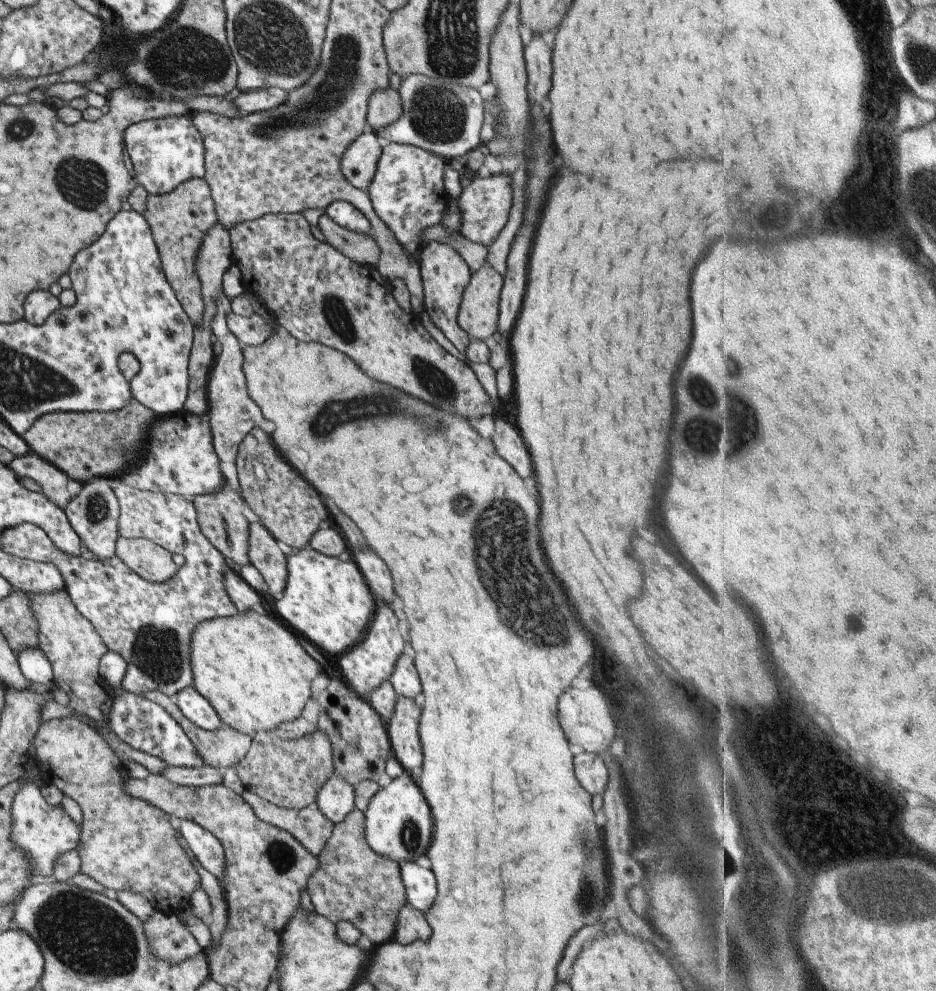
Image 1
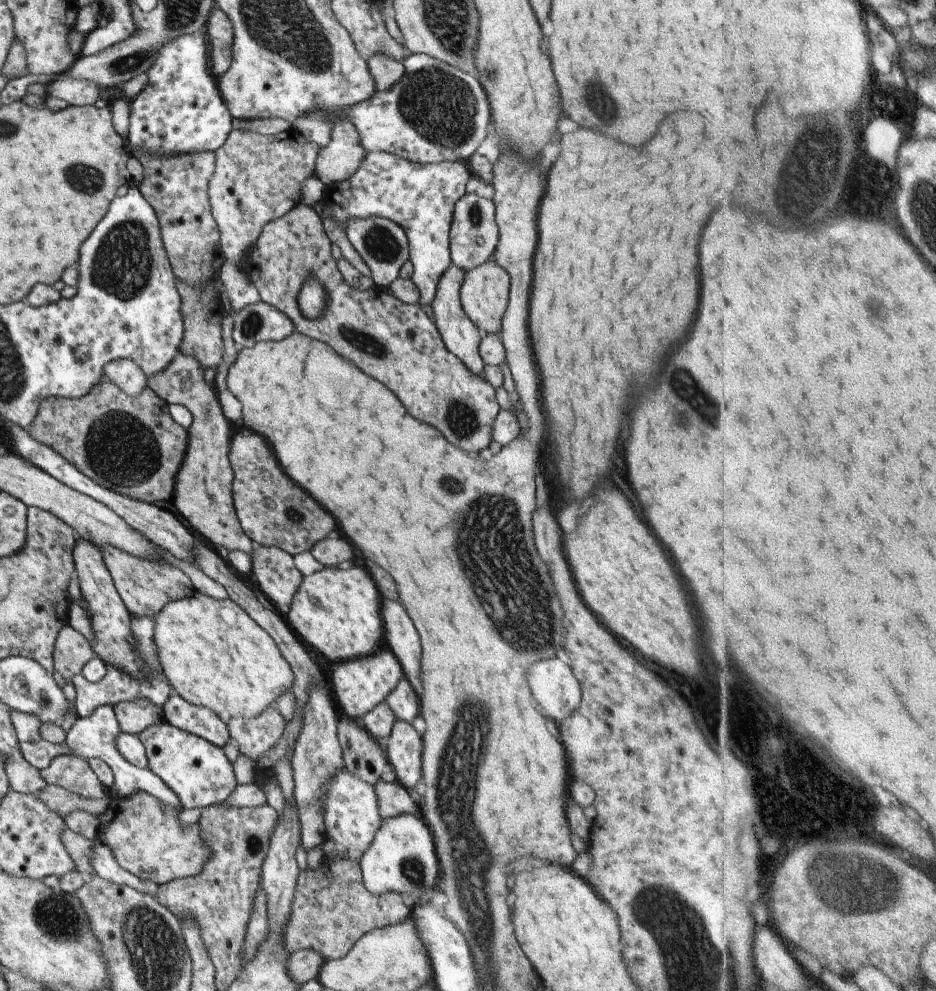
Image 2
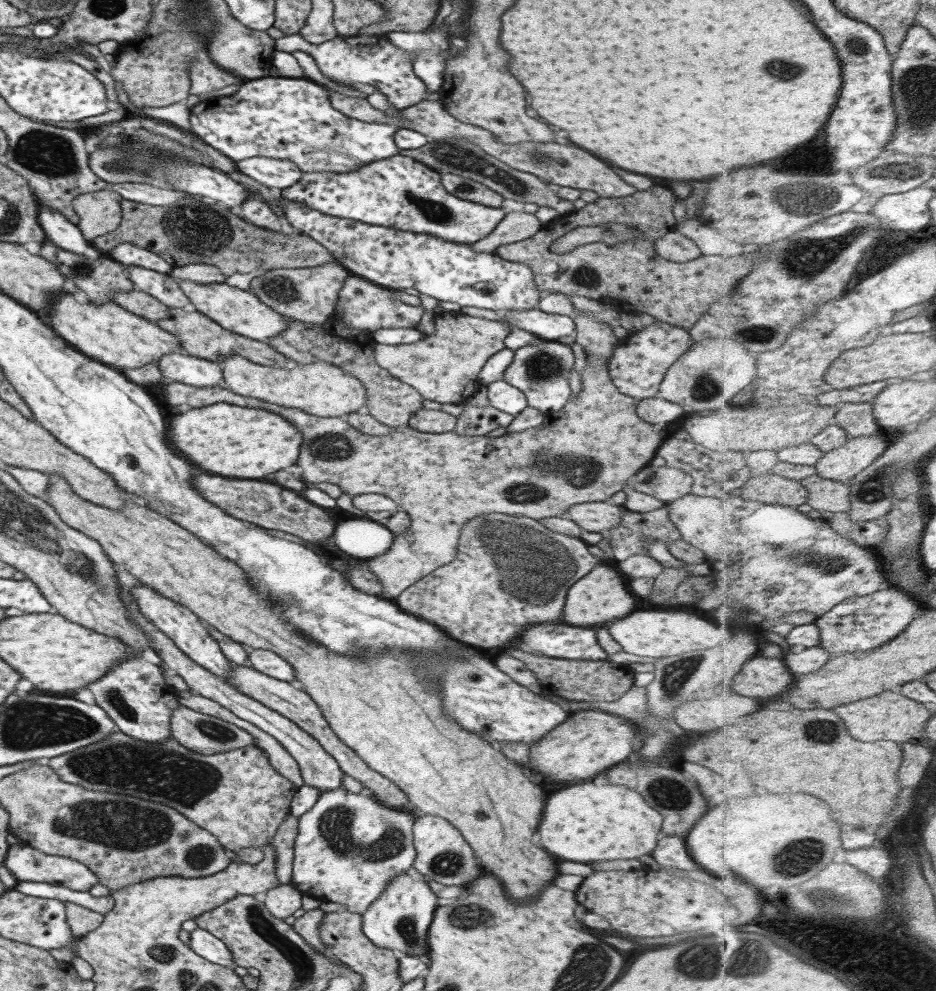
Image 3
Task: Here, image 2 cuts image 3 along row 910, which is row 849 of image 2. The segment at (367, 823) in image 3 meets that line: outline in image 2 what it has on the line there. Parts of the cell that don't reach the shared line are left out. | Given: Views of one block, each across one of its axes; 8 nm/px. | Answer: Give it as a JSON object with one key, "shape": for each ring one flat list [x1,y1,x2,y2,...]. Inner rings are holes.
{"shape":[[344,768,324,785,322,796,324,834,338,847,345,848,348,854,359,860,361,853,369,846,383,818,378,813,374,789,369,783,356,779]]}

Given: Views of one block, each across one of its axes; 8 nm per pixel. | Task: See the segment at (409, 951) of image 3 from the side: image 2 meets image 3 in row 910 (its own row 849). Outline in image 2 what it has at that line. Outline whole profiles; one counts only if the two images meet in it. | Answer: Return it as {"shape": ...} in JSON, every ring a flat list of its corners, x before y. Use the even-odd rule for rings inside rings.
{"shape":[[401,813,384,818,379,823,369,846,361,853,358,861,365,888,374,895,389,891,399,893,401,897,414,904,422,903,425,886,436,885,438,881,434,842,428,826,414,814]]}

